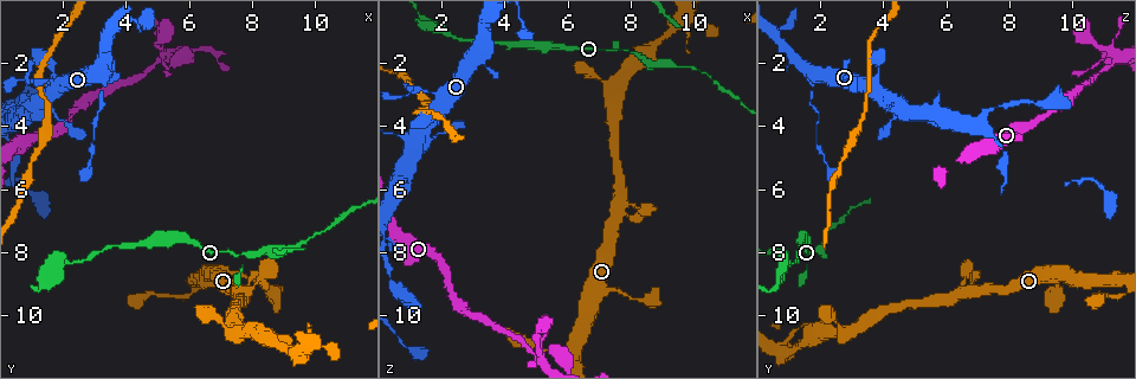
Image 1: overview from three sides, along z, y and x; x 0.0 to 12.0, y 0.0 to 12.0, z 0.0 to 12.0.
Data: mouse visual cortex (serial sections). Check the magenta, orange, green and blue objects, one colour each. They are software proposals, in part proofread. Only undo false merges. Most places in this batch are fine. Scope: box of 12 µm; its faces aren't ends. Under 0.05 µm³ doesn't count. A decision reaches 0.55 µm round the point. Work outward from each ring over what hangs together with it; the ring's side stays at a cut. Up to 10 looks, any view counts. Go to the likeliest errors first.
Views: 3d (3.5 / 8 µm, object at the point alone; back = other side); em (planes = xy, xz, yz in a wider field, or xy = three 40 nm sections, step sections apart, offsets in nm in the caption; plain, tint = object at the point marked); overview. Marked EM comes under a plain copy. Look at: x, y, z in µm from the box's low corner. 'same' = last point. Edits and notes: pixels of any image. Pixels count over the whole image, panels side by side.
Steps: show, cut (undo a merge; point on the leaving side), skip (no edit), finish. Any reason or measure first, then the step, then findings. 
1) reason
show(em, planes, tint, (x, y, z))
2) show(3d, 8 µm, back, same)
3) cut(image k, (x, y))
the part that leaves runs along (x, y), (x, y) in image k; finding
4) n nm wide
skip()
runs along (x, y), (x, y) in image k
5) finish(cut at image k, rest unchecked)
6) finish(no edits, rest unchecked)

calibre changes
show(3d, 3.5 µm, (7.7, 8.1, 1.7))

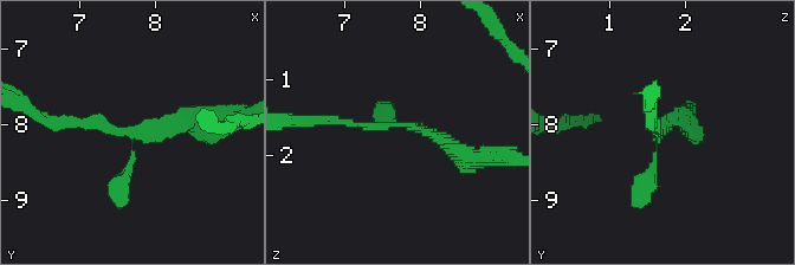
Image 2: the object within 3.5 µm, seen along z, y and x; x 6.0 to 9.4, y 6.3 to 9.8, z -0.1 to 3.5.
skip()
one cell here

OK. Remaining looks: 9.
abrupt turn
show(3d, 3.5 µm, back, (3.2, 2.5, 1.8))

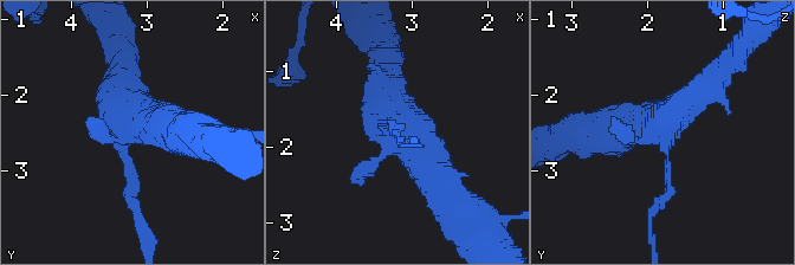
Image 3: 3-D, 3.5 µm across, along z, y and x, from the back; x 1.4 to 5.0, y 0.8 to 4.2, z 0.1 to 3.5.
skip()
runs along (452, 204), (387, 107), (387, 73) in image 3; continuous, no second cell

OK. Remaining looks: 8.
show(3d, 3.5 µm, (5.2, 1.6, 11.3))

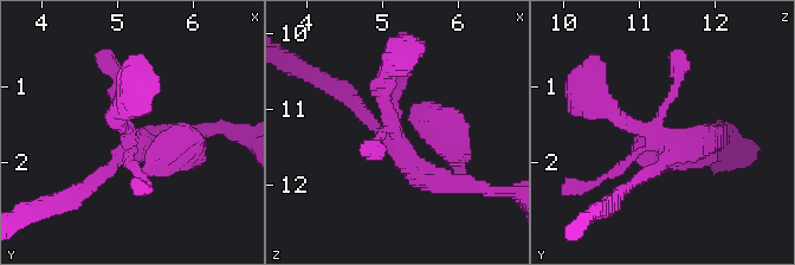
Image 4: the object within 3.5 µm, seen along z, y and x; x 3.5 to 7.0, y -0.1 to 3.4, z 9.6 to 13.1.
now the EM
show(em, xy, step 5, tint, (5.15, 1.65, 11.20))

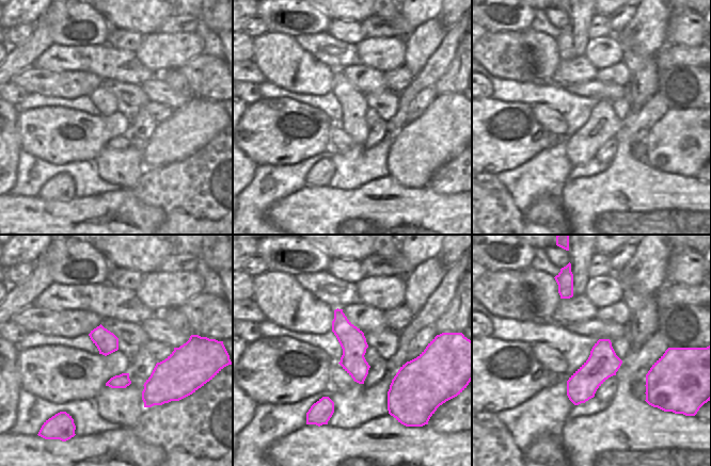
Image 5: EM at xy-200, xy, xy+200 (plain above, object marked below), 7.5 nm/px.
190 nm wide
skip()
runs along (337, 311), (353, 342), (361, 381) in image 5; all the same cell

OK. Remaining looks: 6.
a narrow waist
show(3d, 3.5 µm, (1.5, 3.6, 4.5))

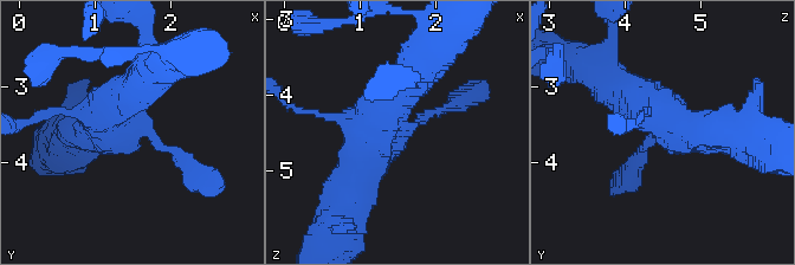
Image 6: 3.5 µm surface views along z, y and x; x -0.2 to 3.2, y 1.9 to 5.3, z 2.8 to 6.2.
4 arms; arms of 100, 150, 500, 500 nm; now the EM
show(em, xy, step 3, tint, (1.45, 3.55, 4.50))

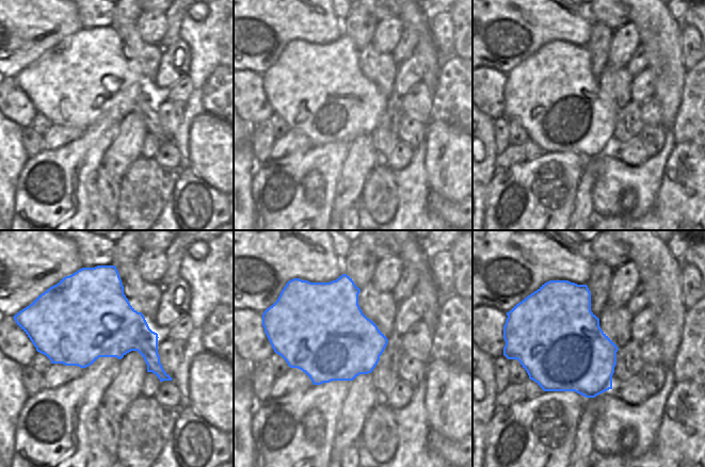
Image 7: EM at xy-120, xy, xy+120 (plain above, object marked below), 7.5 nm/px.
skip()
runs along (408, 81), (380, 114), (347, 205) in image 6; continuous, no second cell

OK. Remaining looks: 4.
finish(no edits, rest unchecked)

